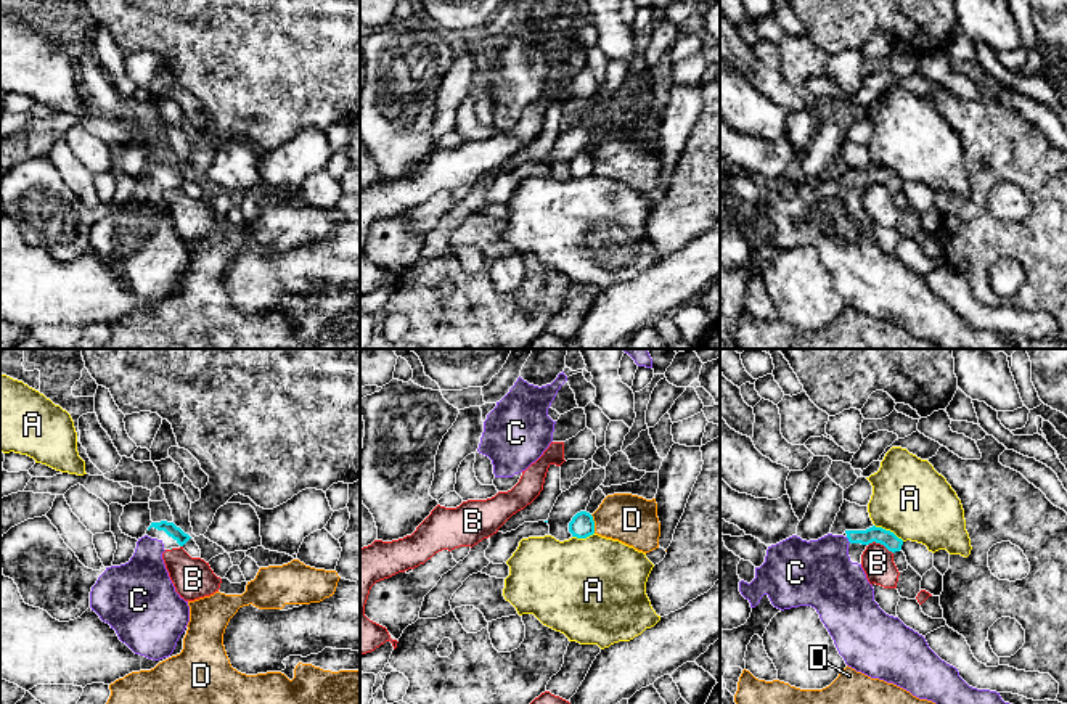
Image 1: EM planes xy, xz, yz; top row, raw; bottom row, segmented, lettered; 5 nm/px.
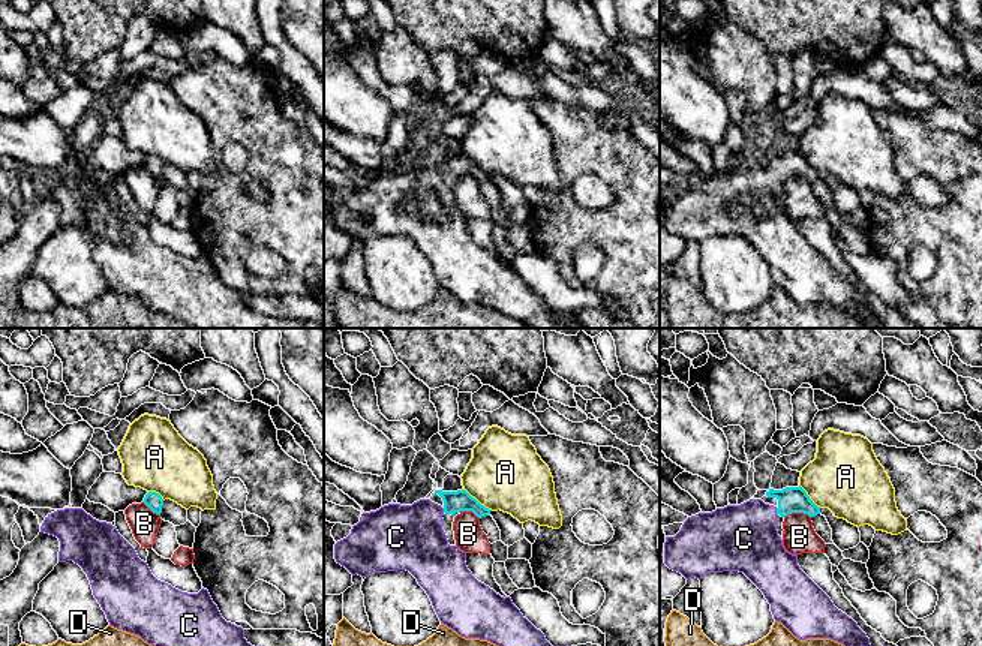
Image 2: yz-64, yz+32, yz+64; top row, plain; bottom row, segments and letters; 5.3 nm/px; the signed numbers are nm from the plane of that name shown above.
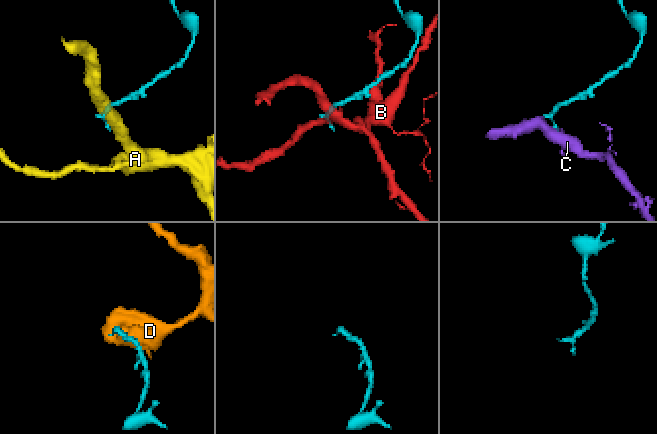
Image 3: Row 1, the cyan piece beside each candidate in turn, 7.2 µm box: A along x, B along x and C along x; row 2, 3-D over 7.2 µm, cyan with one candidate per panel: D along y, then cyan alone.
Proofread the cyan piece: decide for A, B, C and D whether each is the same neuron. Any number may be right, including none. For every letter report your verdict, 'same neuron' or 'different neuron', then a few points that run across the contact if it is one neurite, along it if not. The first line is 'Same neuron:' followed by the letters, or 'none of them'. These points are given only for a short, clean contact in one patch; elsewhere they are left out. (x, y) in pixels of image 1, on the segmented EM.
Same neuron: C
A: different neuron
B: different neuron; line yz (868, 544), (879, 542), (892, 553)
C: same neuron; line yz (873, 534), (849, 540), (818, 573)
D: different neuron

